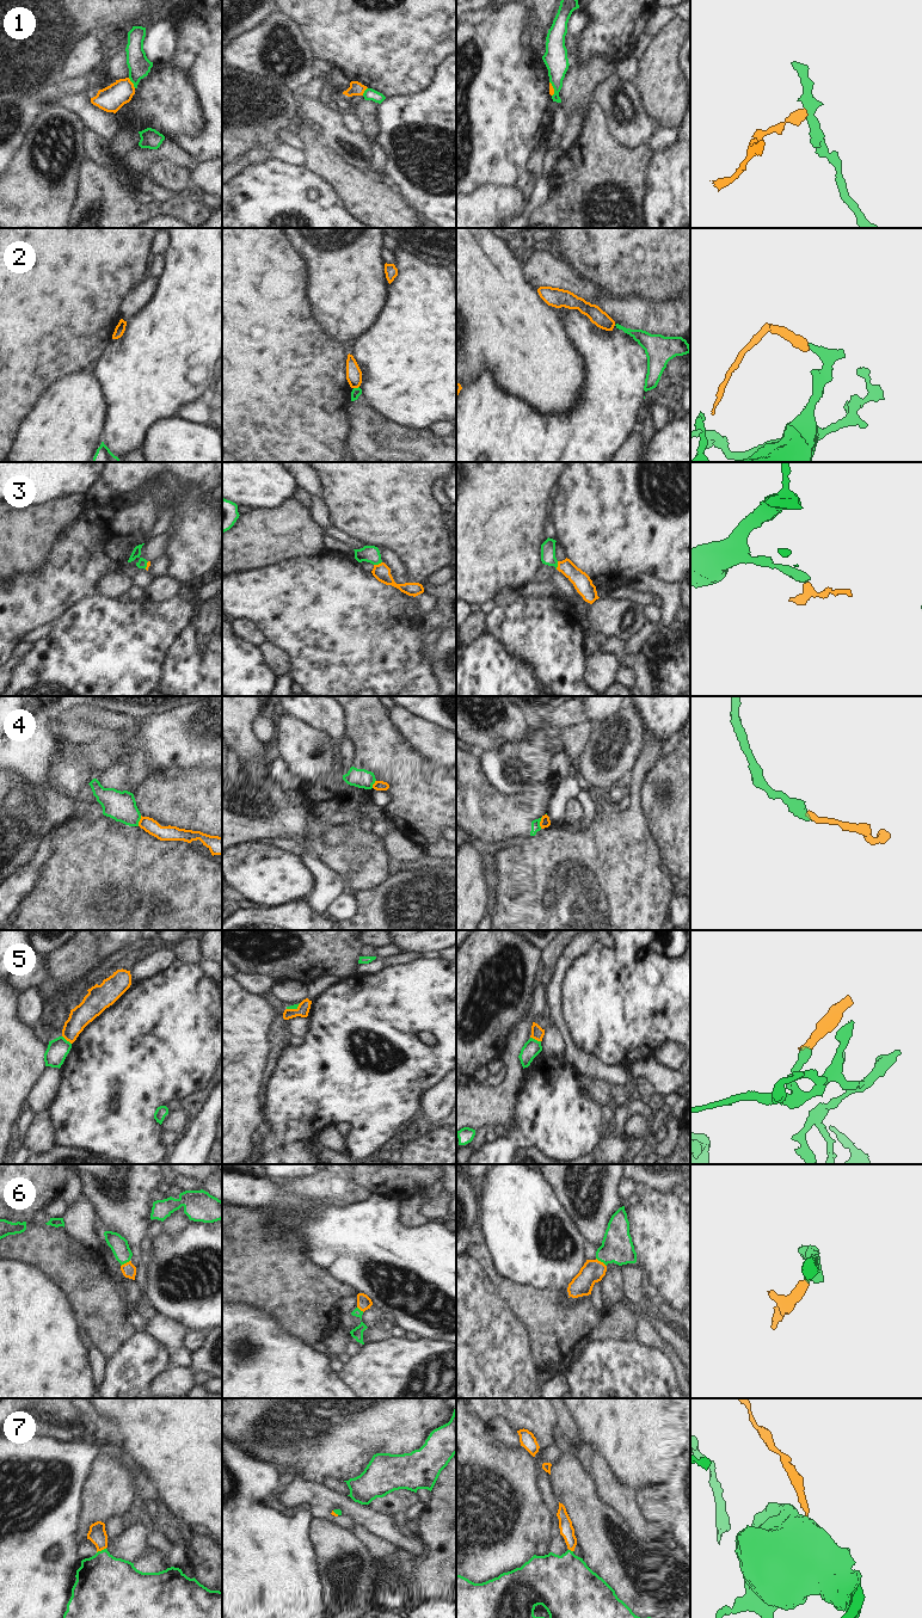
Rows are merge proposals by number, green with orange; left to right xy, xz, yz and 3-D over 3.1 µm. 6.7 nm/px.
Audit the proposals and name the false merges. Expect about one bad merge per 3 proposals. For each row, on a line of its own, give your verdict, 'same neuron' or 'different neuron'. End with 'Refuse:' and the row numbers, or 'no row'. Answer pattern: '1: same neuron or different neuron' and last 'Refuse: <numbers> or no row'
1: different neuron
2: different neuron
3: same neuron
4: different neuron
5: different neuron
6: same neuron
7: same neuron
Refuse: 1, 2, 4, 5

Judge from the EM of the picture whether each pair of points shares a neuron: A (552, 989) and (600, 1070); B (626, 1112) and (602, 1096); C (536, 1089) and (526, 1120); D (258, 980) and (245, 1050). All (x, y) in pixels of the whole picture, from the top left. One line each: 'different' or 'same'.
A: same
B: same
C: same
D: different

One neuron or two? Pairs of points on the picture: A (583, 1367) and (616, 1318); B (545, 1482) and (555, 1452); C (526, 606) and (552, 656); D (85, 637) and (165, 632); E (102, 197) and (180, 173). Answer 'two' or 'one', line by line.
A: two
B: one
C: one
D: one
E: one

